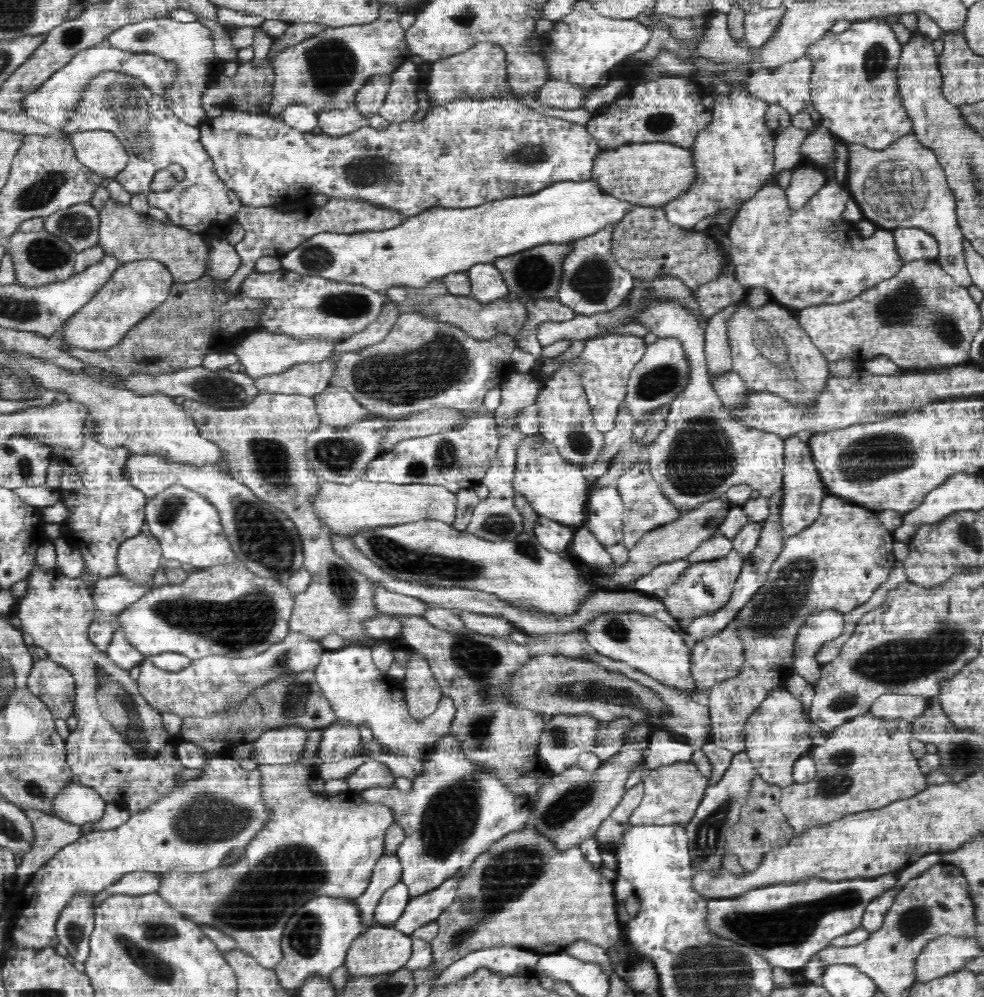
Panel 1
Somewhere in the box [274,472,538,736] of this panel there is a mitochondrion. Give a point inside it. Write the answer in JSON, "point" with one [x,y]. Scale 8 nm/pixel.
{"point":[398,557]}

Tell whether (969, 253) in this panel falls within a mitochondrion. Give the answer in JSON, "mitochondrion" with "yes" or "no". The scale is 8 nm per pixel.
{"mitochondrion":"no"}

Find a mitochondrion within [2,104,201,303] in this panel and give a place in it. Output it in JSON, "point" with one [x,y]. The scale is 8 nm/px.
{"point":[40,192]}

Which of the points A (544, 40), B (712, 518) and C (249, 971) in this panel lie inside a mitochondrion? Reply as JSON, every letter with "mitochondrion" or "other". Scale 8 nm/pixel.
{"A":"other","B":"mitochondrion","C":"other"}

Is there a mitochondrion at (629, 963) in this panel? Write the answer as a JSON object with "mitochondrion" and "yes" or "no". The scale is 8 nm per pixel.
{"mitochondrion":"no"}

